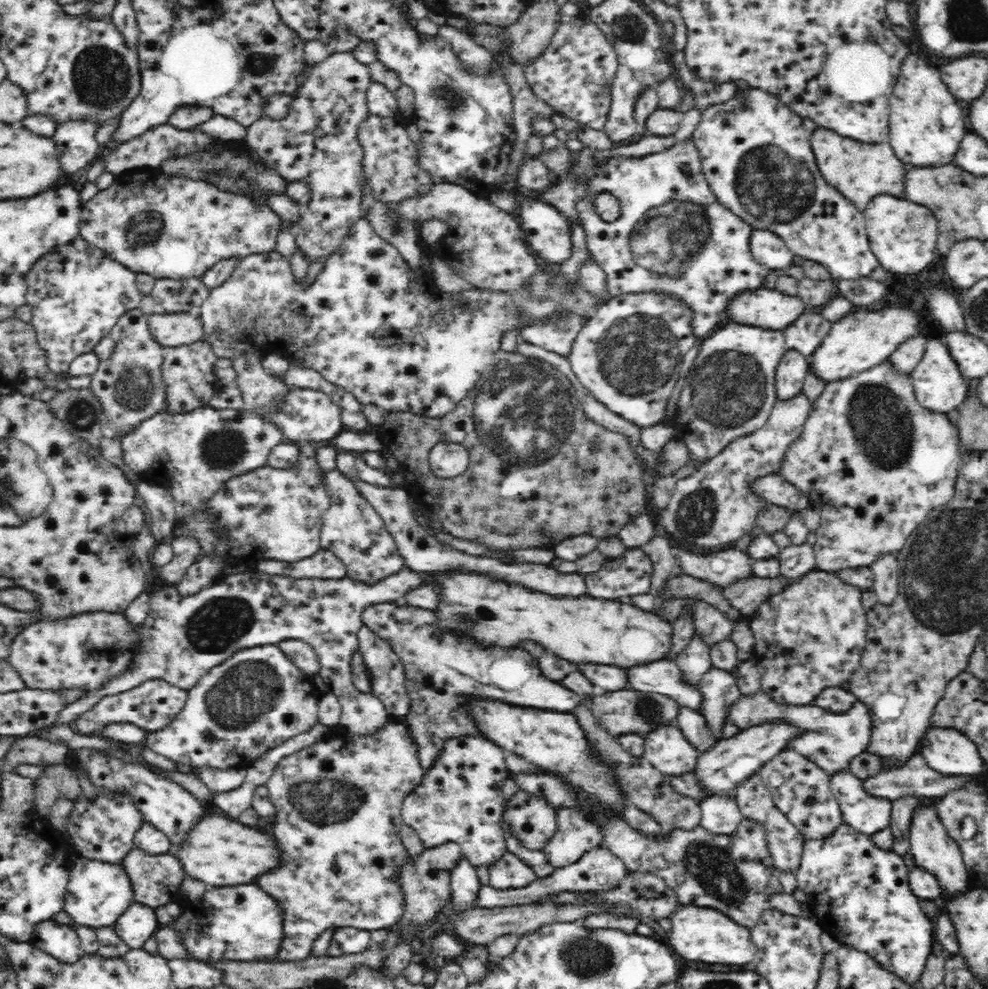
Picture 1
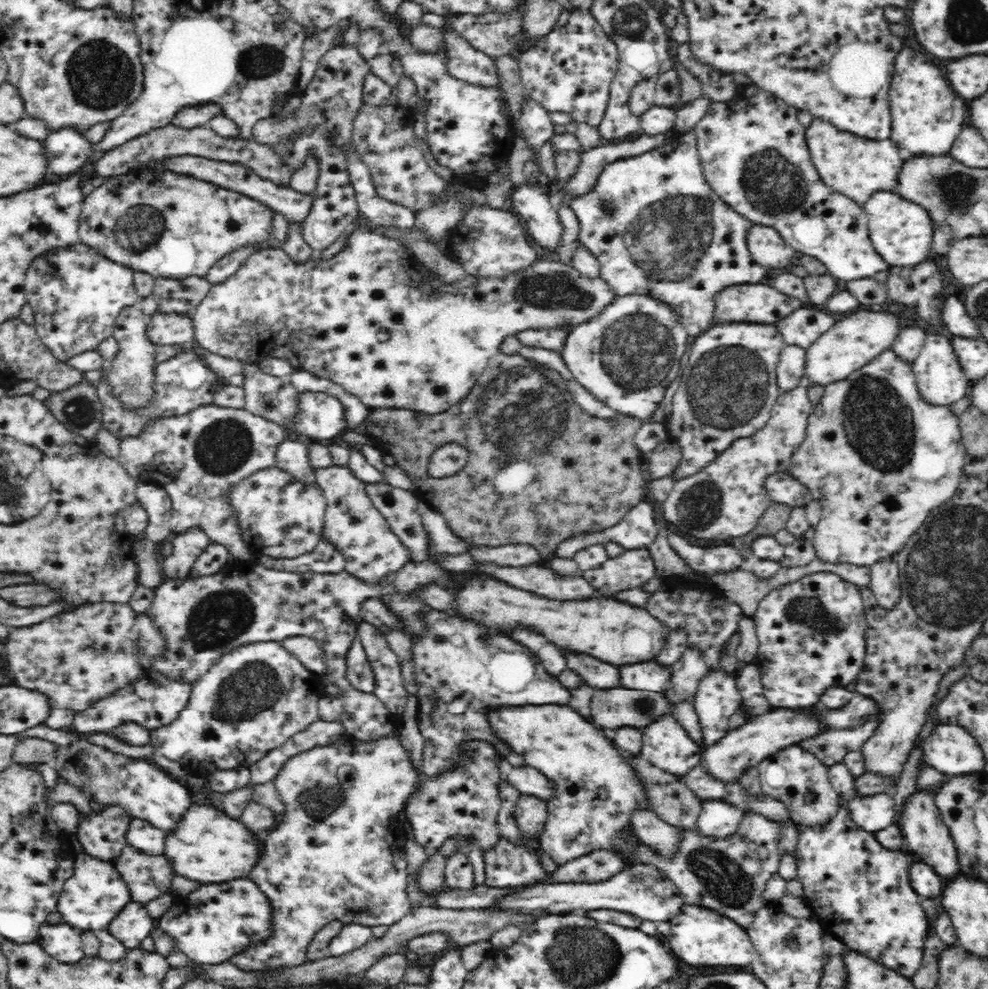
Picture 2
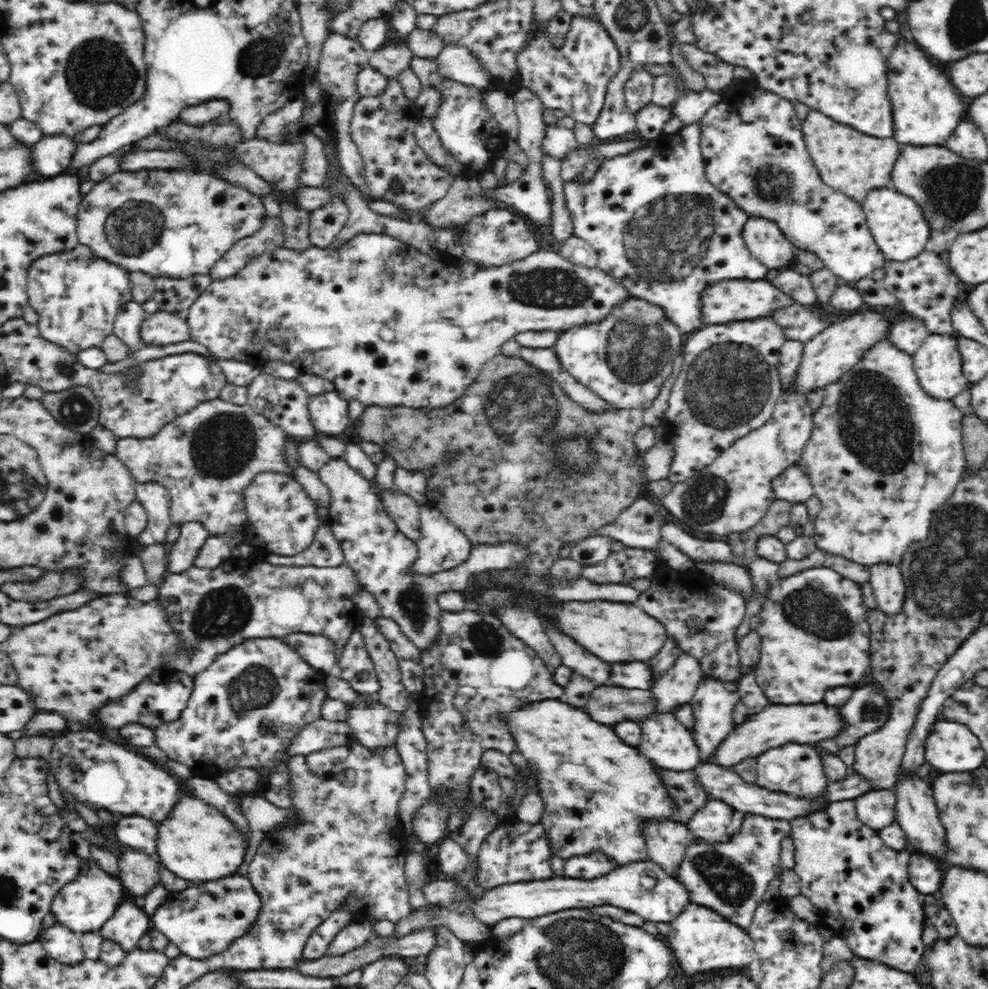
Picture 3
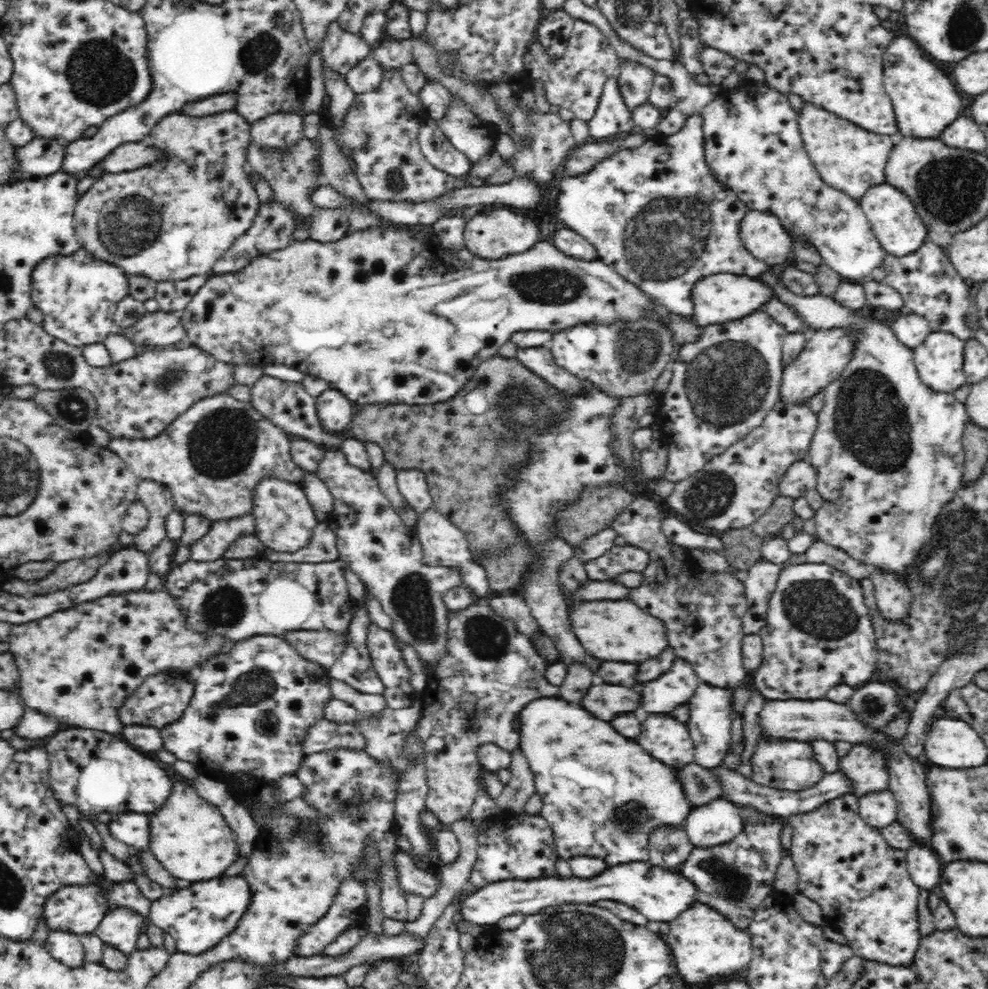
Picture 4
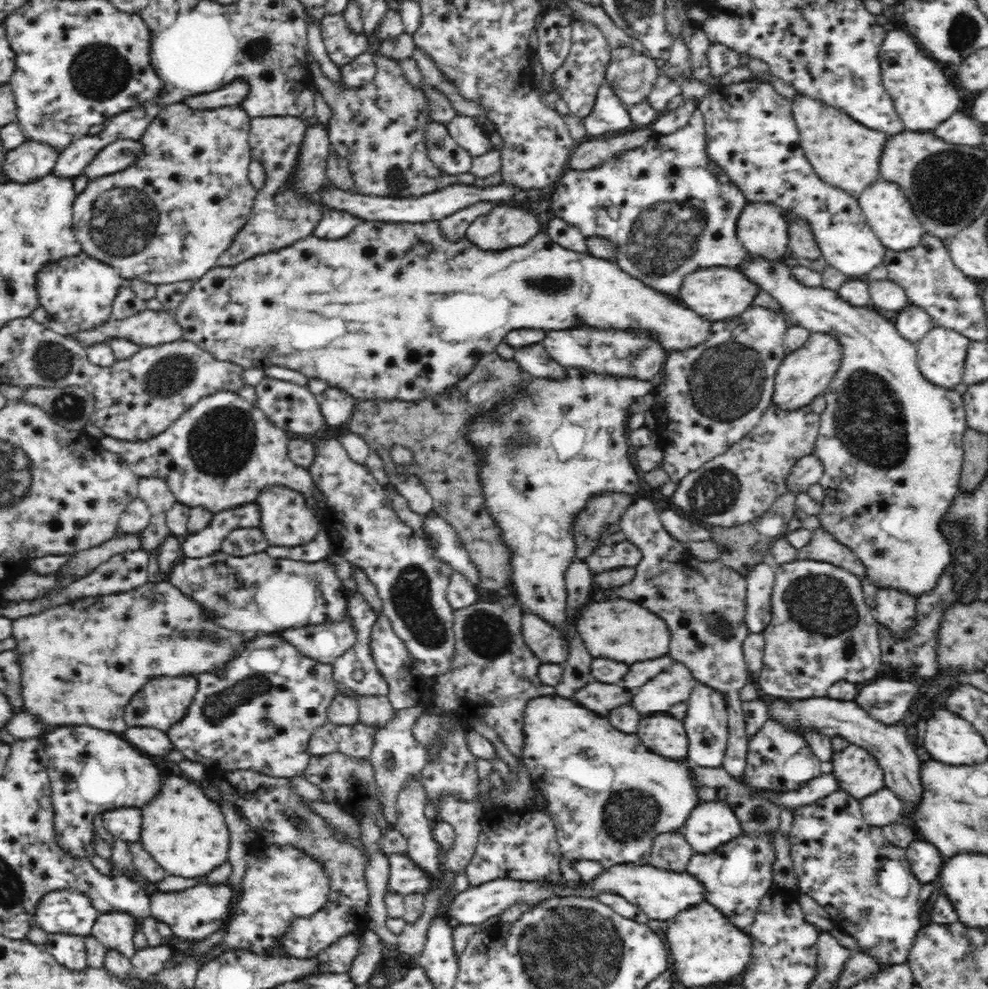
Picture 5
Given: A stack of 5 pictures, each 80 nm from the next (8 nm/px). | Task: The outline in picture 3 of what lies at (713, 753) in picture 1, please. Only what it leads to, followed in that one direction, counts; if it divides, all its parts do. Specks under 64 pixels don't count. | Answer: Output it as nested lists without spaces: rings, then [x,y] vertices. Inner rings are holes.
[[[823,700],[815,703],[768,703],[758,714],[751,715],[741,725],[726,736],[726,740],[716,748],[714,762],[724,767],[730,767],[742,762],[743,758],[758,756],[766,749],[786,743],[814,745],[824,740],[833,739],[848,730],[849,724],[842,716],[838,705],[825,703]]]

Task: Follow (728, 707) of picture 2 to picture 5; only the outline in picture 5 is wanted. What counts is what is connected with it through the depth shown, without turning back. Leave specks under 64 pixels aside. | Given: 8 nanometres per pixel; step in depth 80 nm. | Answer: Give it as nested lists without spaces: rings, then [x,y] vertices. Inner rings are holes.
[[[698,683],[687,700],[684,730],[688,739],[687,756],[693,765],[721,767],[729,737],[728,715],[723,696],[713,687]]]

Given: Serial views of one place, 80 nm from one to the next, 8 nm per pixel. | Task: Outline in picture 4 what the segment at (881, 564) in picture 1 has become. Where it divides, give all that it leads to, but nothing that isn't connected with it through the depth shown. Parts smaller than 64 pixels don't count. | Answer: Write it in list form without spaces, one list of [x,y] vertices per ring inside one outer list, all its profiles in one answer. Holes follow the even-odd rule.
[[[874,569],[870,576],[875,585],[876,611],[884,620],[896,624],[910,616],[910,606],[915,600],[913,592],[898,581],[898,577],[884,570]]]

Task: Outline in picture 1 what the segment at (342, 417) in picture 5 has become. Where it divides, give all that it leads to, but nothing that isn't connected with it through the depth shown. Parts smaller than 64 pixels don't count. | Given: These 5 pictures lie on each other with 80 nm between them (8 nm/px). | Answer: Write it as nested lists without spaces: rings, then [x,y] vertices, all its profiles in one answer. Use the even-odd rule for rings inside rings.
[[[290,387],[282,410],[278,414],[272,412],[272,416],[262,417],[277,424],[282,429],[286,441],[296,443],[301,441],[312,441],[316,444],[326,443],[346,430],[346,426],[342,423],[341,408],[334,403],[330,394],[308,388]]]

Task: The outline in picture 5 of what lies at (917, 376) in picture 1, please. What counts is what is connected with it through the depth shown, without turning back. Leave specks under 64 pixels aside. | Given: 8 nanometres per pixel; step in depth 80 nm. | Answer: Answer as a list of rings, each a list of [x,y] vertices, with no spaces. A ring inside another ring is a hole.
[[[932,327],[916,343],[920,372],[935,385],[954,388],[963,382],[964,362],[971,341],[954,328]]]

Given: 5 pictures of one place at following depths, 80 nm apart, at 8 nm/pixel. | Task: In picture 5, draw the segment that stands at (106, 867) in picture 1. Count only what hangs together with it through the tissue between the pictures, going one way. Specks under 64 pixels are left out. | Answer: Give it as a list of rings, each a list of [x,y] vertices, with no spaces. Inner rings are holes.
[[[70,890],[50,891],[38,901],[31,917],[31,926],[38,926],[47,934],[62,933],[86,937],[90,935],[92,925],[98,915],[90,899],[83,894]]]

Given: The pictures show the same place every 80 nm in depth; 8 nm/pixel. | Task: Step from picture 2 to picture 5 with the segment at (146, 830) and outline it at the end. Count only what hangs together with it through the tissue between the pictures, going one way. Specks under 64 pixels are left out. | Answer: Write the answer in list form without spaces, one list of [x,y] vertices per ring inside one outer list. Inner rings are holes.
[[[123,806],[100,813],[105,830],[122,841],[139,841],[141,829],[140,809],[136,806]]]

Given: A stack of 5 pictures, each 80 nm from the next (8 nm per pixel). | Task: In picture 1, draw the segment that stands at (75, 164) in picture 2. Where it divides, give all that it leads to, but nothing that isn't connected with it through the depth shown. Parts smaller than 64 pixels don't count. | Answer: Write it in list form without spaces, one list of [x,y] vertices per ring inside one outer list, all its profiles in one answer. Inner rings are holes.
[[[74,120],[56,127],[52,136],[54,146],[58,150],[58,166],[64,175],[81,173],[92,163],[96,154],[102,154],[96,148],[94,131],[100,122]]]

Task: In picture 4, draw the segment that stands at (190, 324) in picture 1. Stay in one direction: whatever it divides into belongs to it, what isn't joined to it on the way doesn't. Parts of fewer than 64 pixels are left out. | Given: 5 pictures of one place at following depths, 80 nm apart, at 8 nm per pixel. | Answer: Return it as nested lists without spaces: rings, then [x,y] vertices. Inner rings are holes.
[[[163,311],[142,314],[140,320],[134,321],[123,329],[120,328],[118,334],[129,338],[136,344],[152,348],[163,348],[186,340],[185,328],[182,326],[179,313]]]

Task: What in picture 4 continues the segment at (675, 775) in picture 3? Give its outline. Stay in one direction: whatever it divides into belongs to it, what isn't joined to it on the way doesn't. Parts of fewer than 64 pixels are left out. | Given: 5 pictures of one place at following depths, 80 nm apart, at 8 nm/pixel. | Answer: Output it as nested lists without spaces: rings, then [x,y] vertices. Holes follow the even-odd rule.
[[[692,761],[678,769],[678,777],[684,783],[691,808],[725,799],[722,781],[714,769],[704,768]]]

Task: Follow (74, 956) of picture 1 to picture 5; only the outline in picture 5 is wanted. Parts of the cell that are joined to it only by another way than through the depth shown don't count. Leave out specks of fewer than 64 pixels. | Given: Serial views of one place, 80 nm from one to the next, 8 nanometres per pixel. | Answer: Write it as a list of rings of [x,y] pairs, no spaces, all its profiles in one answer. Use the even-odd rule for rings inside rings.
[[[62,933],[47,934],[44,947],[58,964],[70,972],[80,972],[89,966],[83,936]]]

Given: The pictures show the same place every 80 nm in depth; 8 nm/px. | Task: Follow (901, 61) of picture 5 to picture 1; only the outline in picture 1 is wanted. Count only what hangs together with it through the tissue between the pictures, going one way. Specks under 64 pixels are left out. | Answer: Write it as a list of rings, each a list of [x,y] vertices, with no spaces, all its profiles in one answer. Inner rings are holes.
[[[908,54],[902,60],[889,99],[890,144],[898,158],[916,166],[941,165],[953,160],[966,132],[966,110],[942,82],[940,68],[930,66],[924,56]]]

